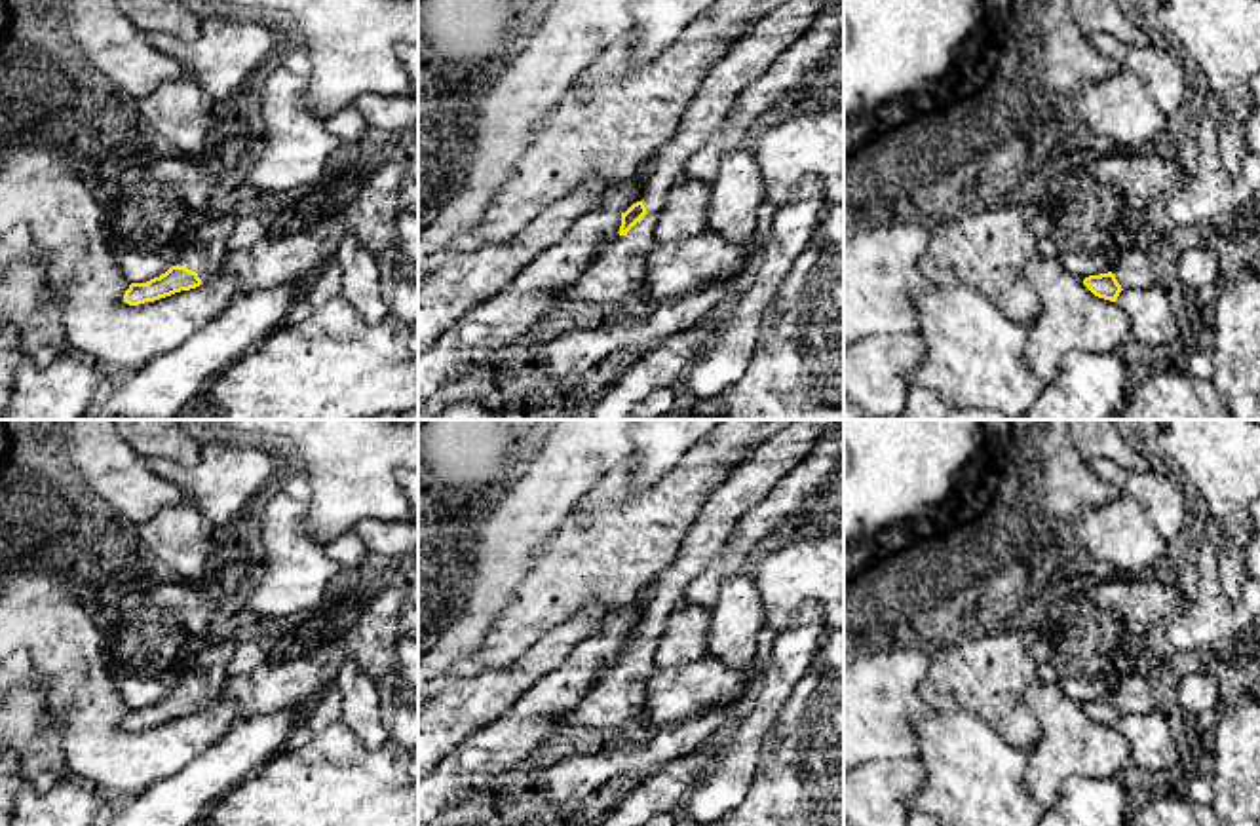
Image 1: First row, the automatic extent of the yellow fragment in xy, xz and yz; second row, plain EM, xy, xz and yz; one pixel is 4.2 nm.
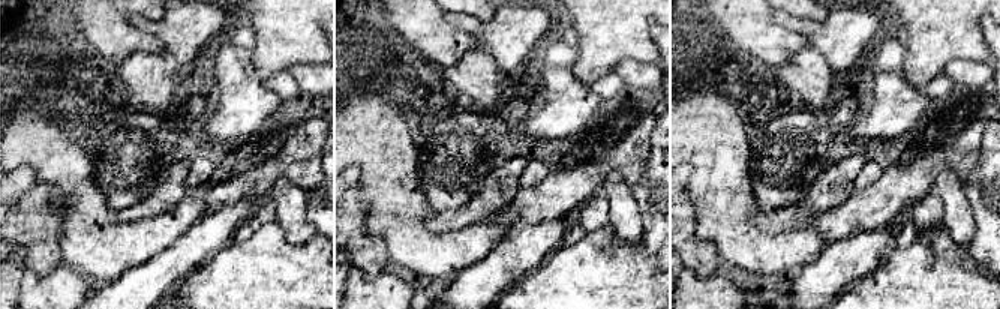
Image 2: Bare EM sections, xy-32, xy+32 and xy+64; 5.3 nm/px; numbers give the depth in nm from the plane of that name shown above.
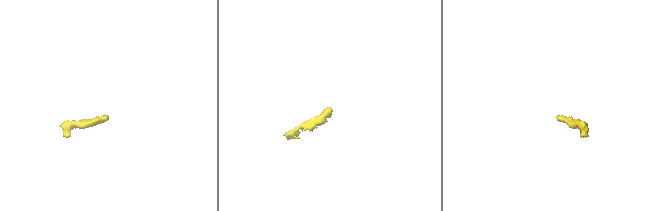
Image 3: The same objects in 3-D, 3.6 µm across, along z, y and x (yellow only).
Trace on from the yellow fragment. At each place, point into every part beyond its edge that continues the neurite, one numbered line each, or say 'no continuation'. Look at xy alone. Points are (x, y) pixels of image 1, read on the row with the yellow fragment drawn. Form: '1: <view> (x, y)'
1: xy (206, 255)

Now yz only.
1: yz (1133, 268)

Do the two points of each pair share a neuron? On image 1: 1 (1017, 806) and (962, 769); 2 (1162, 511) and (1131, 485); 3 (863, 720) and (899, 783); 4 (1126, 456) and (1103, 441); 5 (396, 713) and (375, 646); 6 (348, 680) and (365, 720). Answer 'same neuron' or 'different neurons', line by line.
1: same neuron
2: same neuron
3: different neurons
4: same neuron
5: different neurons
6: same neuron

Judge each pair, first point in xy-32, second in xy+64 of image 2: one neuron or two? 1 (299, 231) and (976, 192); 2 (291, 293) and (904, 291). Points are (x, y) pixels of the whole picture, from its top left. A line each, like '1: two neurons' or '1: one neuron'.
1: two neurons
2: one neuron

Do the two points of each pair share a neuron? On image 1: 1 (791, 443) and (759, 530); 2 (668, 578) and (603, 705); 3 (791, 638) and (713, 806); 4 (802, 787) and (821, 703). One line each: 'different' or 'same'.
1: different
2: same
3: same
4: same

